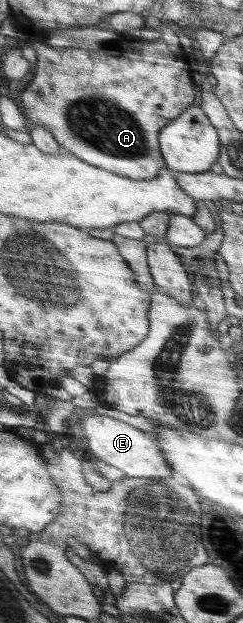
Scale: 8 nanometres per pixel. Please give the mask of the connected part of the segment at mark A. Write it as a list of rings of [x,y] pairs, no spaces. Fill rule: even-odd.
[[[163,25],[160,28],[163,33],[161,39],[139,42],[139,50],[143,50],[143,62],[133,62],[131,58],[117,58],[105,50],[89,50],[87,56],[87,50],[59,50],[40,38],[32,39],[30,43],[37,48],[40,60],[35,77],[21,93],[18,103],[28,125],[34,123],[46,126],[55,134],[54,138],[61,147],[65,146],[79,158],[87,158],[87,162],[115,174],[139,180],[159,177],[161,171],[168,167],[162,152],[160,135],[170,122],[178,119],[197,100],[193,70],[189,68],[189,54],[181,48],[181,40],[173,28]]]

